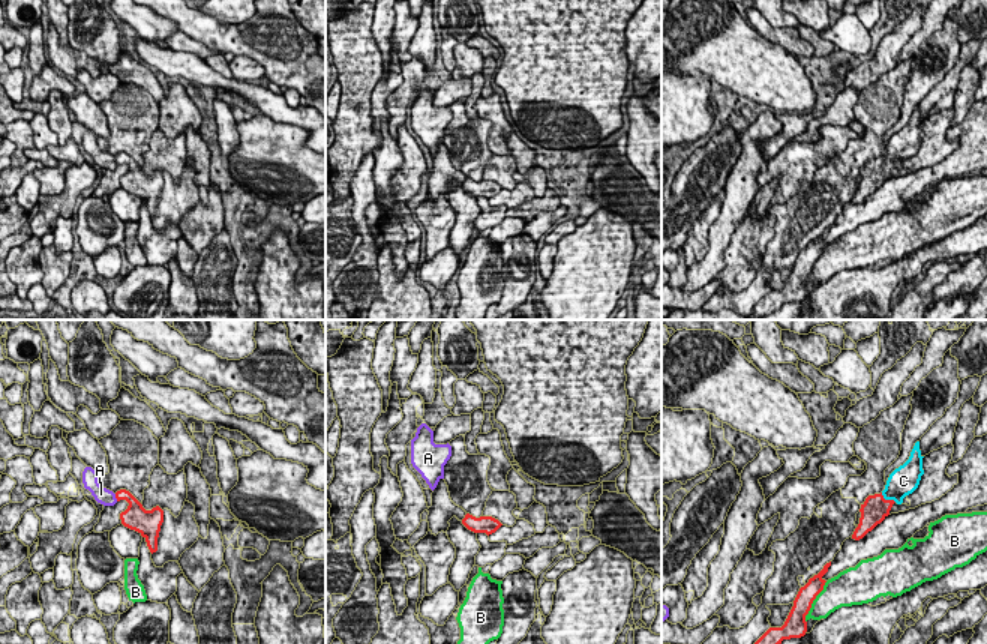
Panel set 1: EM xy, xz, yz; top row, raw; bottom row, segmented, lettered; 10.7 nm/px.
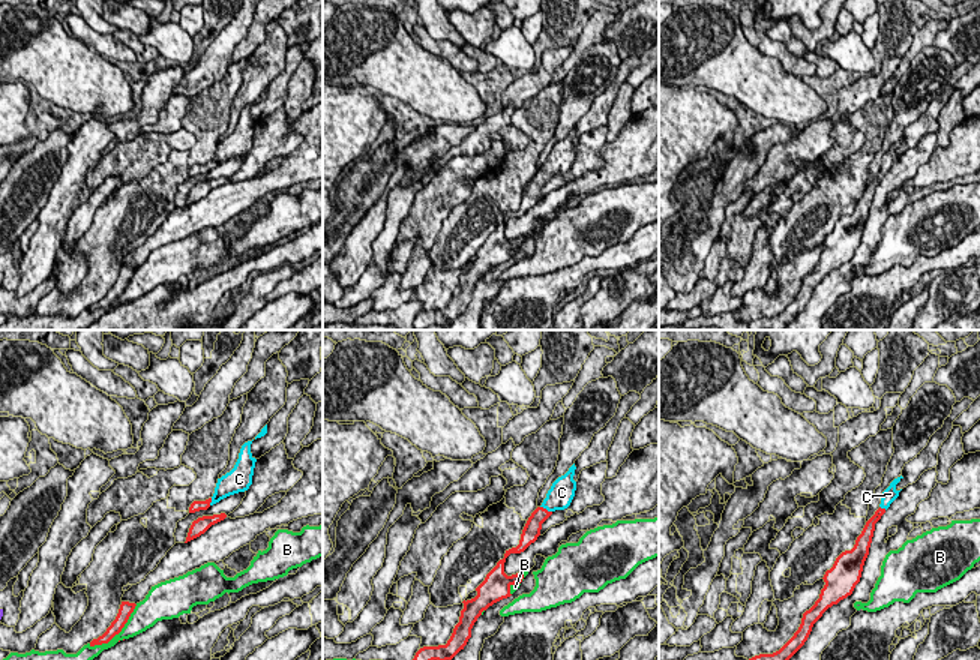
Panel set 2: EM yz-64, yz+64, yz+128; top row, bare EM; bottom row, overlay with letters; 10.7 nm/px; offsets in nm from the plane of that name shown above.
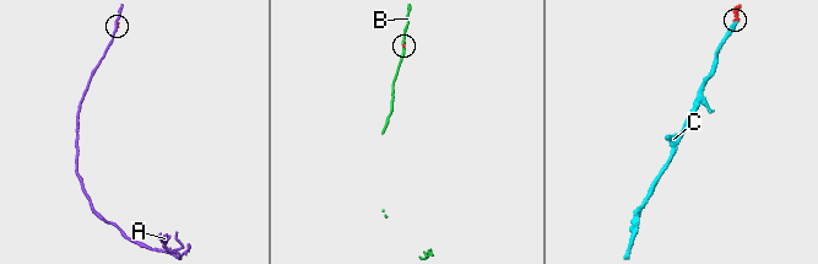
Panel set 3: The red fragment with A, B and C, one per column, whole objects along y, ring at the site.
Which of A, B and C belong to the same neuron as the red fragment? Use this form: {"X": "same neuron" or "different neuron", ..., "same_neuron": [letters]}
{"A": "different neuron", "B": "different neuron", "C": "same neuron", "same_neuron": ["C"]}

